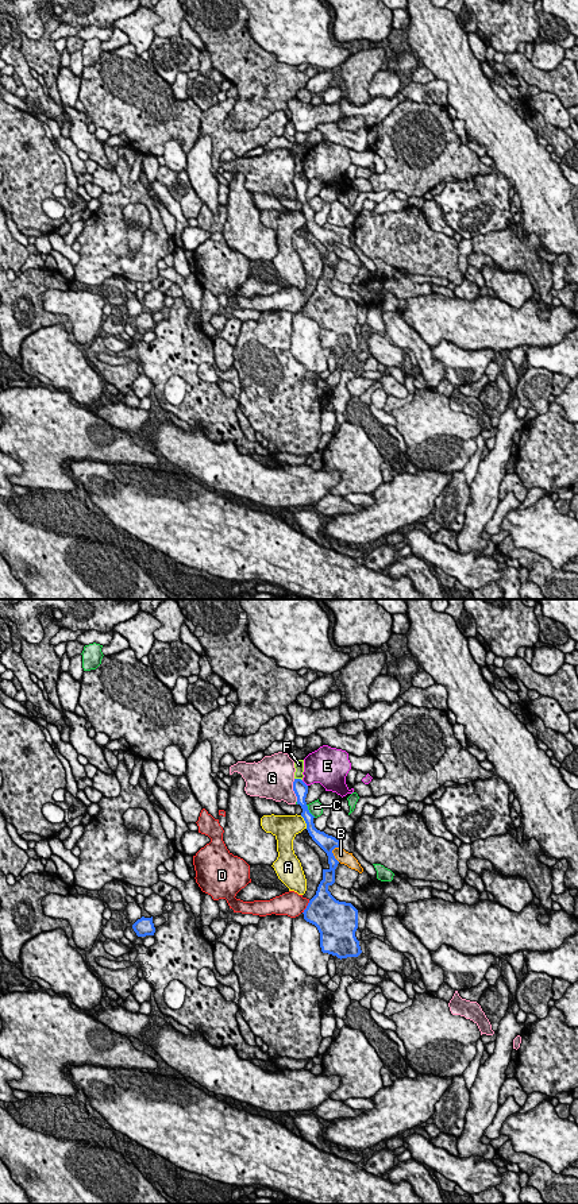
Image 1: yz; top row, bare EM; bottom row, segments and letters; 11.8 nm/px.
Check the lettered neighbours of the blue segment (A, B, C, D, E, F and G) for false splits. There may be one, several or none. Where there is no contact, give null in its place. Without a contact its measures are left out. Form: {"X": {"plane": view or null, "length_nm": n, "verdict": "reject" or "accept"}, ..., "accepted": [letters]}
{"A": {"plane": "yz", "length_nm": 180, "verdict": "reject"}, "B": {"plane": "yz", "length_nm": 200, "verdict": "reject"}, "C": {"plane": "yz", "length_nm": 200, "verdict": "reject"}, "D": {"plane": "yz", "length_nm": 180, "verdict": "reject"}, "E": {"plane": "yz", "length_nm": 110, "verdict": "reject"}, "F": {"plane": "yz", "length_nm": 100, "verdict": "reject"}, "G": {"plane": "yz", "length_nm": 280, "verdict": "reject"}, "accepted": []}

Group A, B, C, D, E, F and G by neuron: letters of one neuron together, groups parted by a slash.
A / B / C / D / E / F / G

